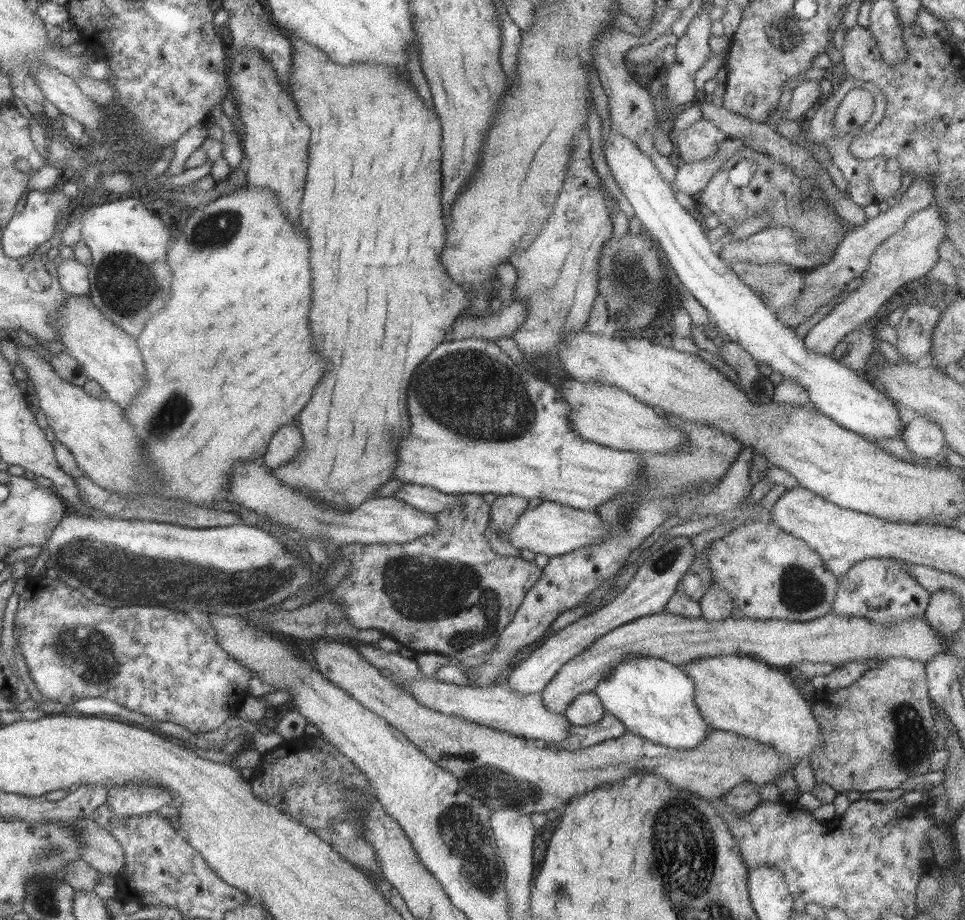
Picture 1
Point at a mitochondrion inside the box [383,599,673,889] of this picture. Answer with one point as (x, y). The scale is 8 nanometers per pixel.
(489, 784)

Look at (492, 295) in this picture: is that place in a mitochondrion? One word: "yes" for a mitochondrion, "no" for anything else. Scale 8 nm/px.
no

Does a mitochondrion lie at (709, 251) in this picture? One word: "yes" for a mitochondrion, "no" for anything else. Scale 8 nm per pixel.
no

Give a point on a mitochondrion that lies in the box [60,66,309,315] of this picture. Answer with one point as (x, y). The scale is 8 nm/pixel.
(220, 228)

